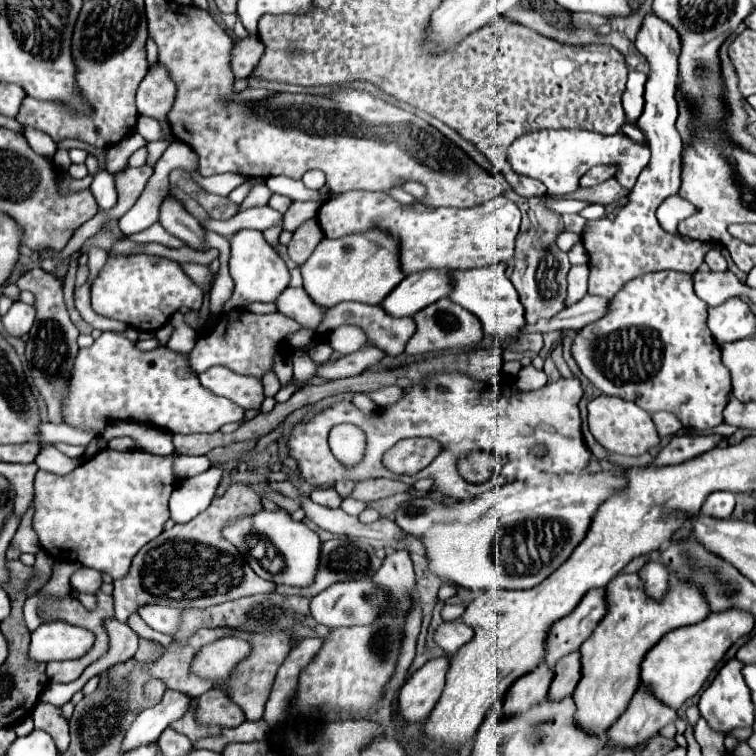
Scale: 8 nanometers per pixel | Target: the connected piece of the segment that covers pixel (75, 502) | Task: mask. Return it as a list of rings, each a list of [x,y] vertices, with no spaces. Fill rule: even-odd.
[[[104,449],[64,477],[38,471],[34,483],[34,531],[52,559],[78,561],[122,579],[134,555],[158,537],[170,519],[168,499],[174,483],[172,455],[160,457],[140,449]]]

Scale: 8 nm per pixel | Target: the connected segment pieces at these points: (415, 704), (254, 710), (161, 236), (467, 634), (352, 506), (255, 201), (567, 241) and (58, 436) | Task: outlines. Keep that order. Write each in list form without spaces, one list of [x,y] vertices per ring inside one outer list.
[[[436,657],[428,661],[422,669],[418,669],[400,689],[398,697],[398,713],[406,721],[422,721],[426,719],[438,697],[442,695],[446,673],[450,667],[450,657]]]
[[[234,631],[234,637],[242,637],[244,641],[250,643],[250,655],[240,661],[234,669],[234,673],[230,673],[230,677],[226,677],[224,689],[228,689],[228,697],[236,701],[236,705],[240,705],[246,713],[246,719],[250,721],[258,721],[264,715],[264,705],[268,701],[270,689],[272,689],[272,681],[276,677],[278,667],[282,665],[282,661],[286,659],[288,651],[290,651],[290,633],[288,631],[264,631],[264,633],[242,633],[242,631]]]
[[[154,223],[152,227],[148,227],[148,229],[140,231],[140,233],[128,235],[128,239],[134,241],[134,243],[152,243],[152,241],[154,241],[154,243],[162,243],[162,245],[172,247],[172,249],[178,249],[178,247],[184,245],[180,239],[176,239],[176,237],[170,235],[170,233],[166,233],[166,229],[162,229],[160,223]]]
[[[460,619],[440,623],[436,633],[434,633],[436,645],[442,647],[448,655],[454,655],[470,639],[472,639],[472,627],[464,625]]]
[[[344,499],[342,501],[342,509],[348,513],[348,515],[354,515],[358,517],[362,511],[366,511],[370,507],[370,503],[366,501],[356,501],[356,499]]]
[[[254,183],[248,197],[240,205],[240,209],[248,209],[248,207],[256,207],[256,205],[268,205],[270,195],[272,195],[272,191],[266,187],[266,183]]]
[[[564,231],[558,236],[556,244],[560,250],[568,252],[577,243],[578,239],[579,236],[577,234]]]
[[[42,423],[40,425],[40,443],[70,443],[70,445],[88,445],[94,439],[94,433],[84,433],[70,425]]]

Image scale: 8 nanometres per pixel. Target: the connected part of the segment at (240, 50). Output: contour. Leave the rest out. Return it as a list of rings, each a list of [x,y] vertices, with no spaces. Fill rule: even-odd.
[[[248,35],[246,39],[240,39],[232,51],[232,67],[234,67],[236,79],[250,77],[262,53],[264,53],[264,45],[258,39],[258,35]]]

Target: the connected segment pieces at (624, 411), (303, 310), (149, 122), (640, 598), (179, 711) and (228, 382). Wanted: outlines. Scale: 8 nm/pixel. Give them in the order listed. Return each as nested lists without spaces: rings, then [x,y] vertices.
[[[600,395],[594,401],[590,401],[588,405],[588,425],[592,435],[596,437],[596,441],[618,455],[628,455],[628,457],[638,457],[654,447],[660,447],[660,435],[656,431],[656,425],[652,421],[652,417],[640,409],[638,405],[618,399],[618,397],[608,397],[608,395]]]
[[[288,287],[276,301],[278,311],[286,317],[292,317],[306,329],[316,329],[322,323],[322,313],[326,313],[326,307],[314,305],[310,295],[304,289]]]
[[[140,117],[136,123],[136,131],[150,143],[150,141],[162,141],[166,139],[166,135],[162,133],[162,127],[158,125],[158,121],[154,121],[152,117]]]
[[[638,573],[616,575],[606,587],[606,603],[606,617],[580,647],[582,679],[574,691],[574,701],[578,709],[576,721],[588,733],[604,733],[624,713],[630,697],[642,683],[640,663],[664,633],[682,625],[700,623],[710,613],[704,593],[694,583],[670,583],[662,599],[652,599],[644,593]]]
[[[166,689],[162,697],[162,701],[150,709],[144,709],[136,721],[130,725],[130,729],[126,731],[124,737],[124,745],[122,751],[130,751],[142,745],[150,745],[154,741],[158,741],[160,733],[170,727],[174,721],[178,721],[180,717],[184,717],[184,713],[190,709],[192,705],[192,697]]]
[[[222,365],[211,367],[198,375],[202,386],[214,391],[216,395],[224,395],[238,403],[244,409],[260,409],[264,401],[262,381],[250,375],[238,375]]]

